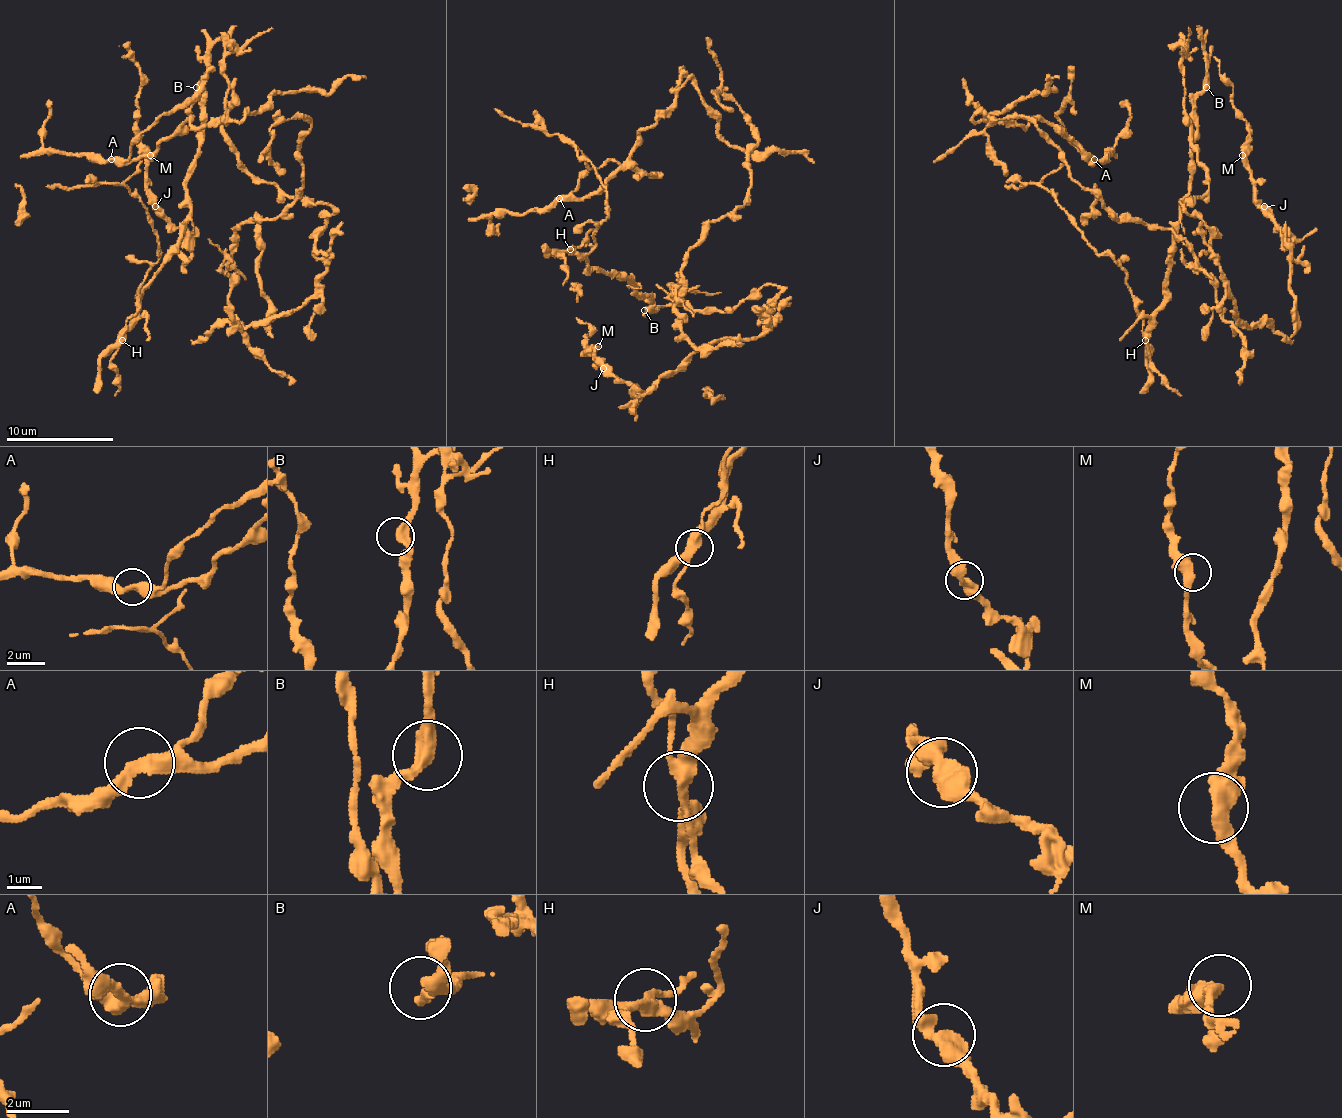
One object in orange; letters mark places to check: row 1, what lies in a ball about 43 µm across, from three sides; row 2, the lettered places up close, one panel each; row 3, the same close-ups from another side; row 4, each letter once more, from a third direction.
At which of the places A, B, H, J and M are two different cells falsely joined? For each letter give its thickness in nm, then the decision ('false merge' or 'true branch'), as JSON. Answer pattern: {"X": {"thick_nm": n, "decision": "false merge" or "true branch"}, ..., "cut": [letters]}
{"A": {"thick_nm": 400, "decision": "true branch"}, "B": {"thick_nm": 400, "decision": "true branch"}, "H": {"thick_nm": 440, "decision": "false merge"}, "J": {"thick_nm": 500, "decision": "true branch"}, "M": {"thick_nm": 440, "decision": "true branch"}, "cut": ["H"]}

